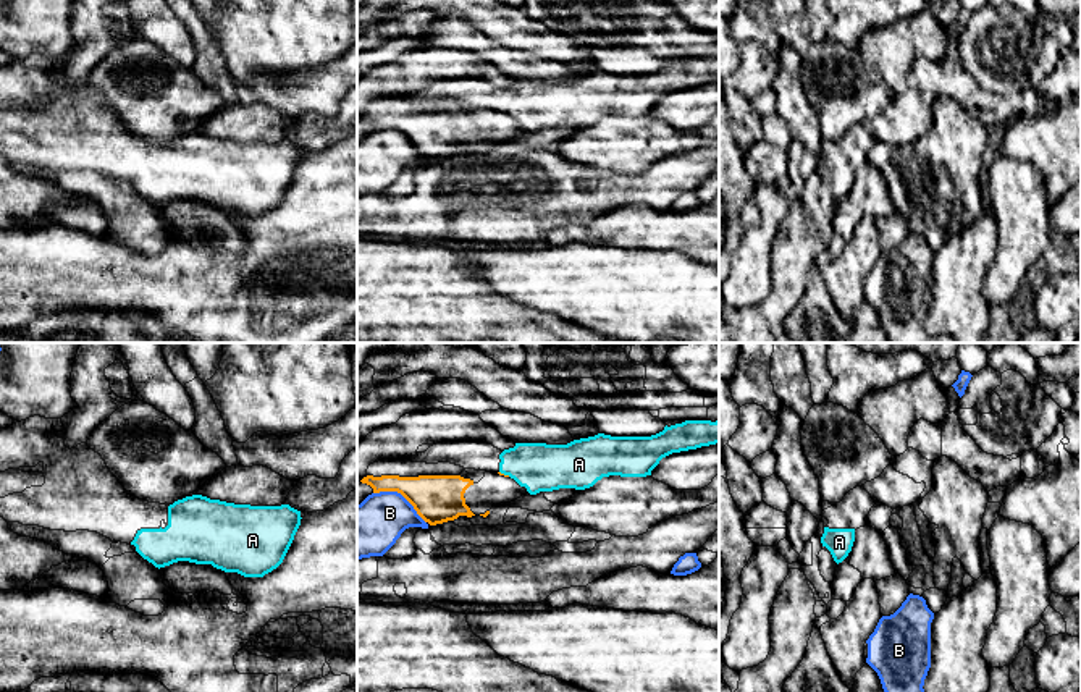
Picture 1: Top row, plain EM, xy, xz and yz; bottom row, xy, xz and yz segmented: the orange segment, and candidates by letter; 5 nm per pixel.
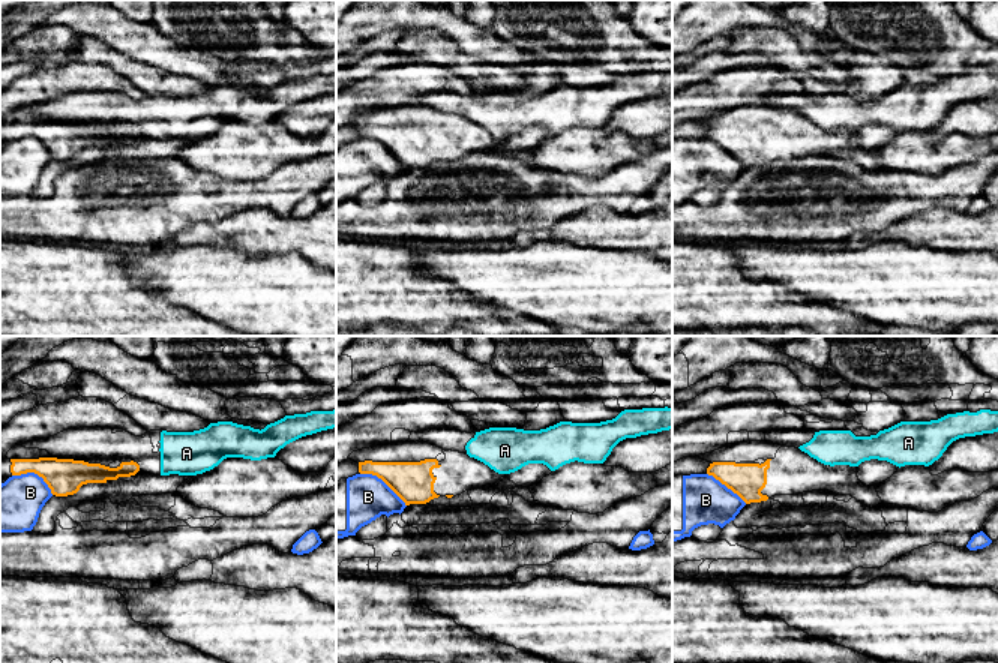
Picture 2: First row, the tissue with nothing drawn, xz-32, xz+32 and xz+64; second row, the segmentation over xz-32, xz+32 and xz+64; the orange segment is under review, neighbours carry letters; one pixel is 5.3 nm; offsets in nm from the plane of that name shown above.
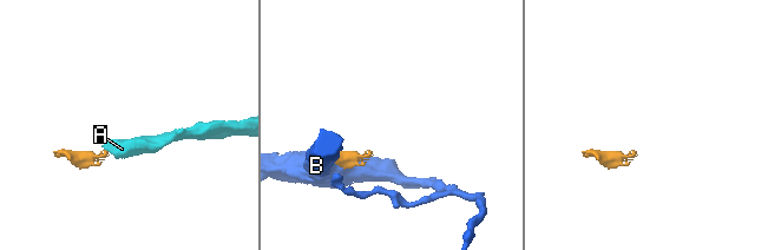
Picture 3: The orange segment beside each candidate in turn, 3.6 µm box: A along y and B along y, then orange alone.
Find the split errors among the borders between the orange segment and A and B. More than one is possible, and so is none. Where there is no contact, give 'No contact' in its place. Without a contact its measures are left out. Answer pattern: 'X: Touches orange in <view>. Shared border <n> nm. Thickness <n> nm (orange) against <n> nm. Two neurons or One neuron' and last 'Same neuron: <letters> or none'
A: Touches orange in xz. Shared border 60 nm. Thickness 20 nm (orange) against 240 nm. Two neurons
B: Touches orange in xz. Shared border 300 nm. Thickness 240 nm (orange) against 280 nm. Two neurons
Same neuron: none

